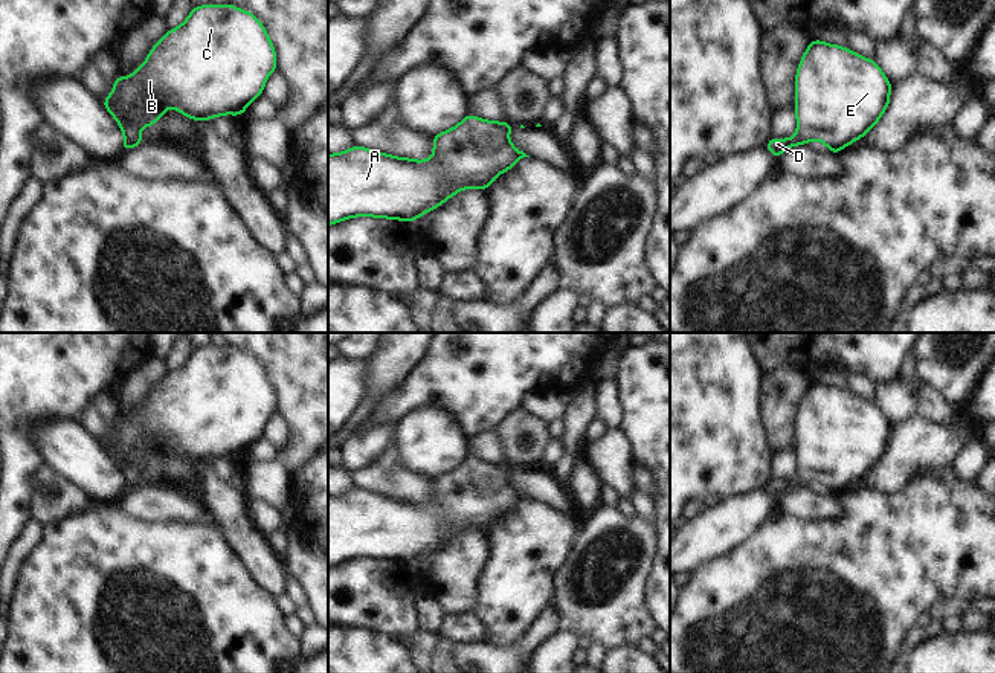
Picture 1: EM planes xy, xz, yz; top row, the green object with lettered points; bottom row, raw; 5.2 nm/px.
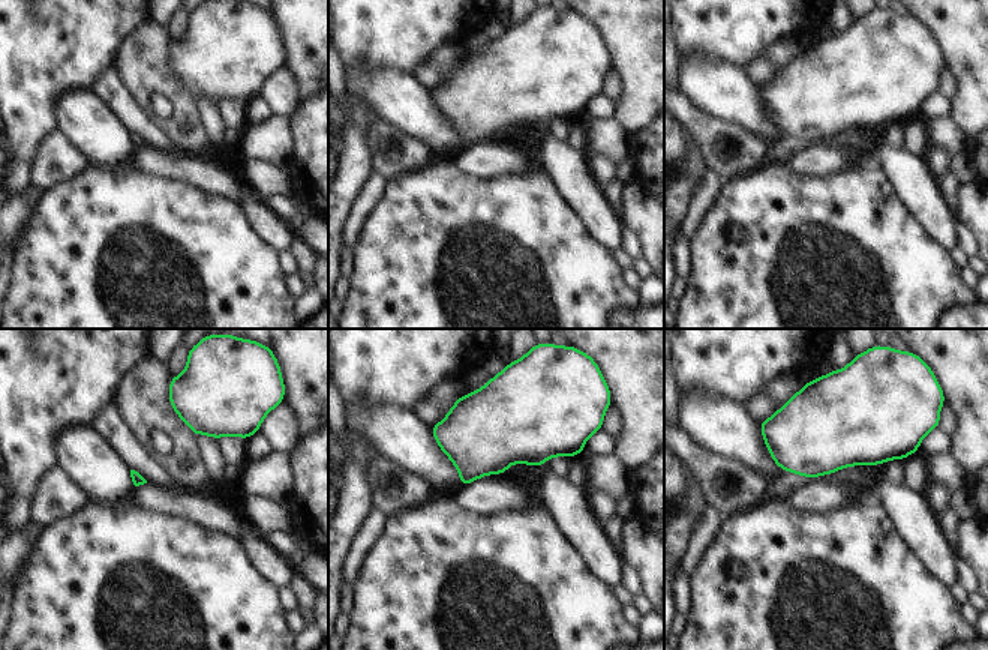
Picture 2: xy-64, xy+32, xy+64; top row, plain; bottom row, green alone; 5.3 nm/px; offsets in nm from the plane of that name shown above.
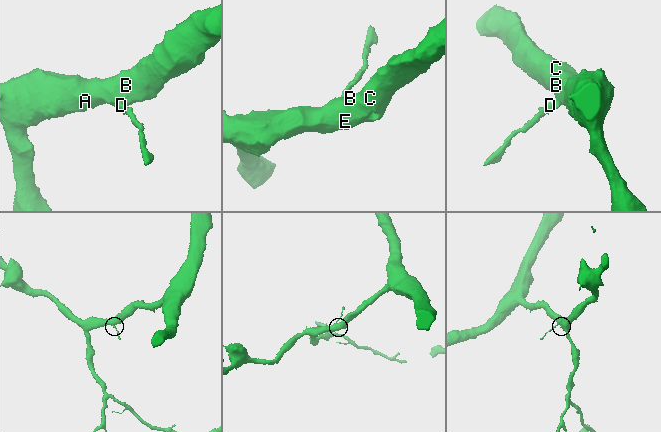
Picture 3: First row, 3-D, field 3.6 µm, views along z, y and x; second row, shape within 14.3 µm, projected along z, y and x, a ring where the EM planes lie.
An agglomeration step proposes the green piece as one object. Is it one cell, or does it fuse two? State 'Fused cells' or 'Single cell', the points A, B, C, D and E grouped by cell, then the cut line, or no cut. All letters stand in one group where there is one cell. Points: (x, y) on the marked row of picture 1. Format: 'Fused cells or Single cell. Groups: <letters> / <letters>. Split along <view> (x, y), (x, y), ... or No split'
Single cell. Groups: A B C D E. No split.

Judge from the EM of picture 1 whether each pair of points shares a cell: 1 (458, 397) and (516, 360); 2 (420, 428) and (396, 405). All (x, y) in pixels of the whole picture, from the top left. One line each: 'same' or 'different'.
1: same
2: different

